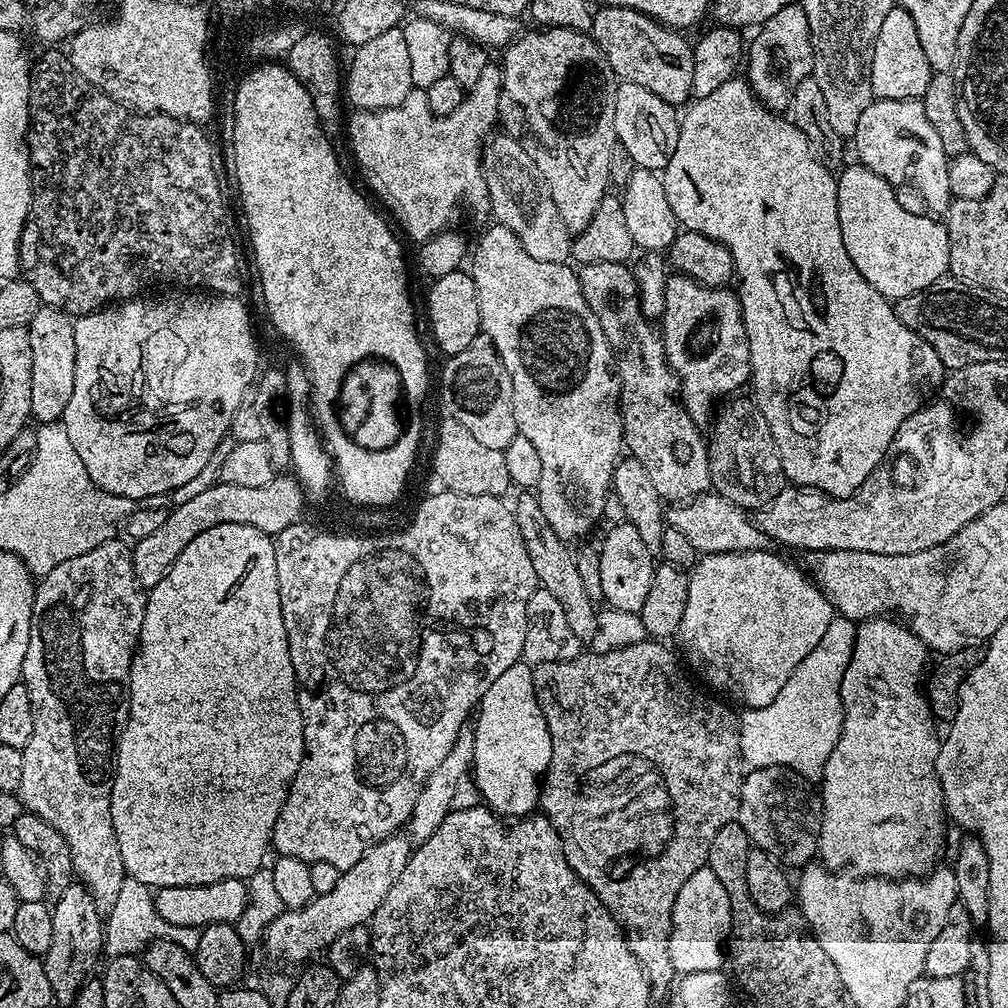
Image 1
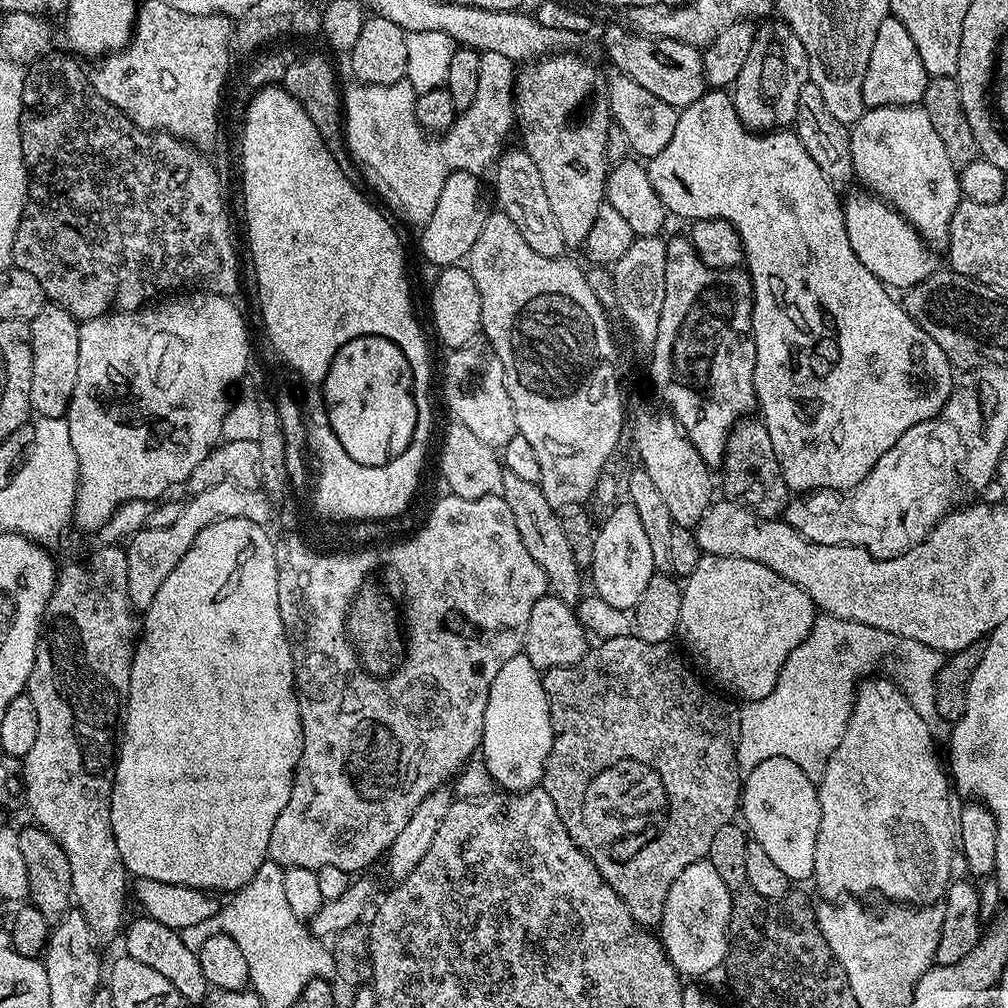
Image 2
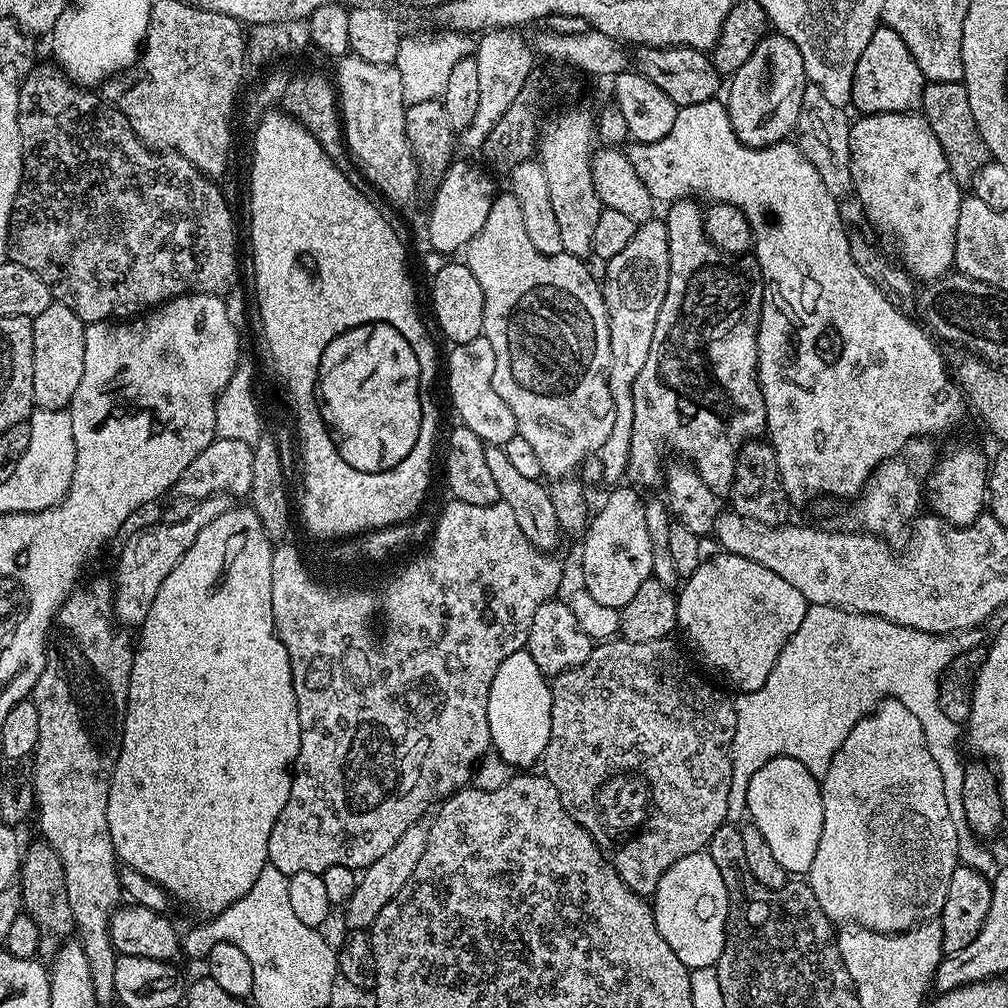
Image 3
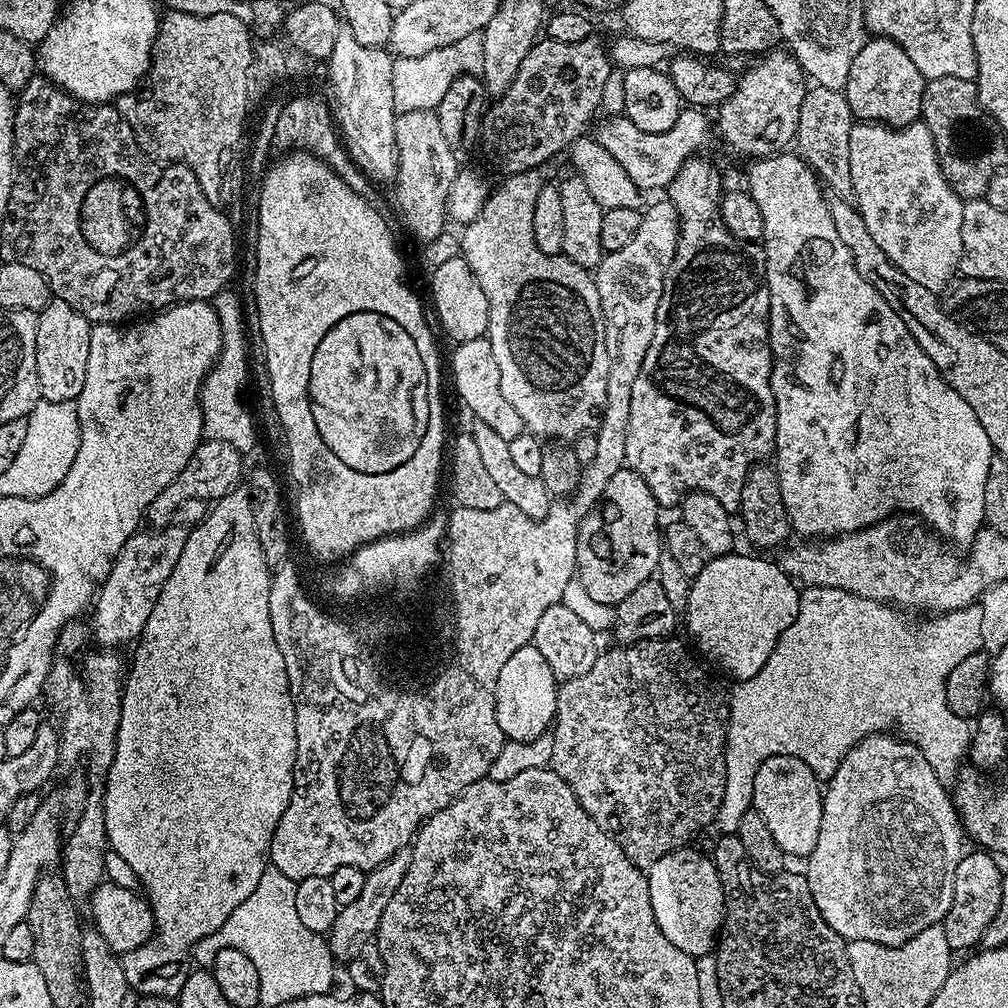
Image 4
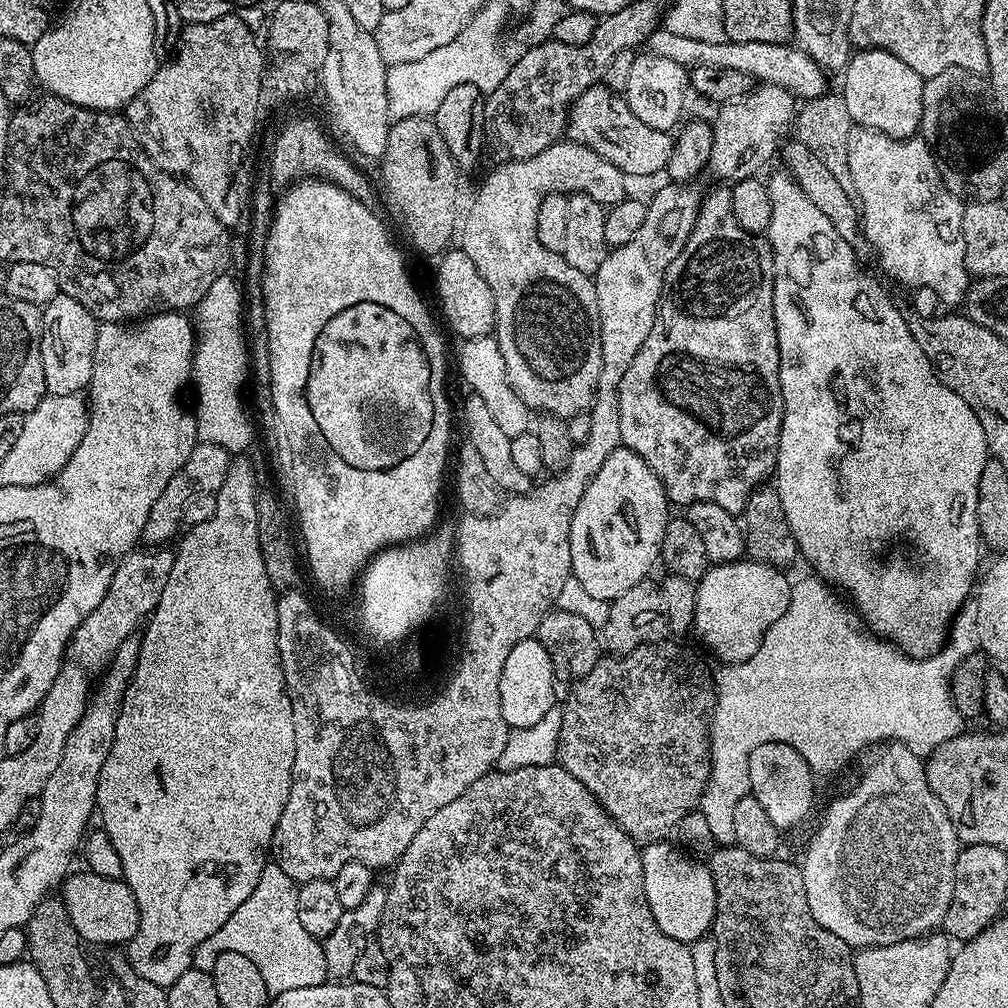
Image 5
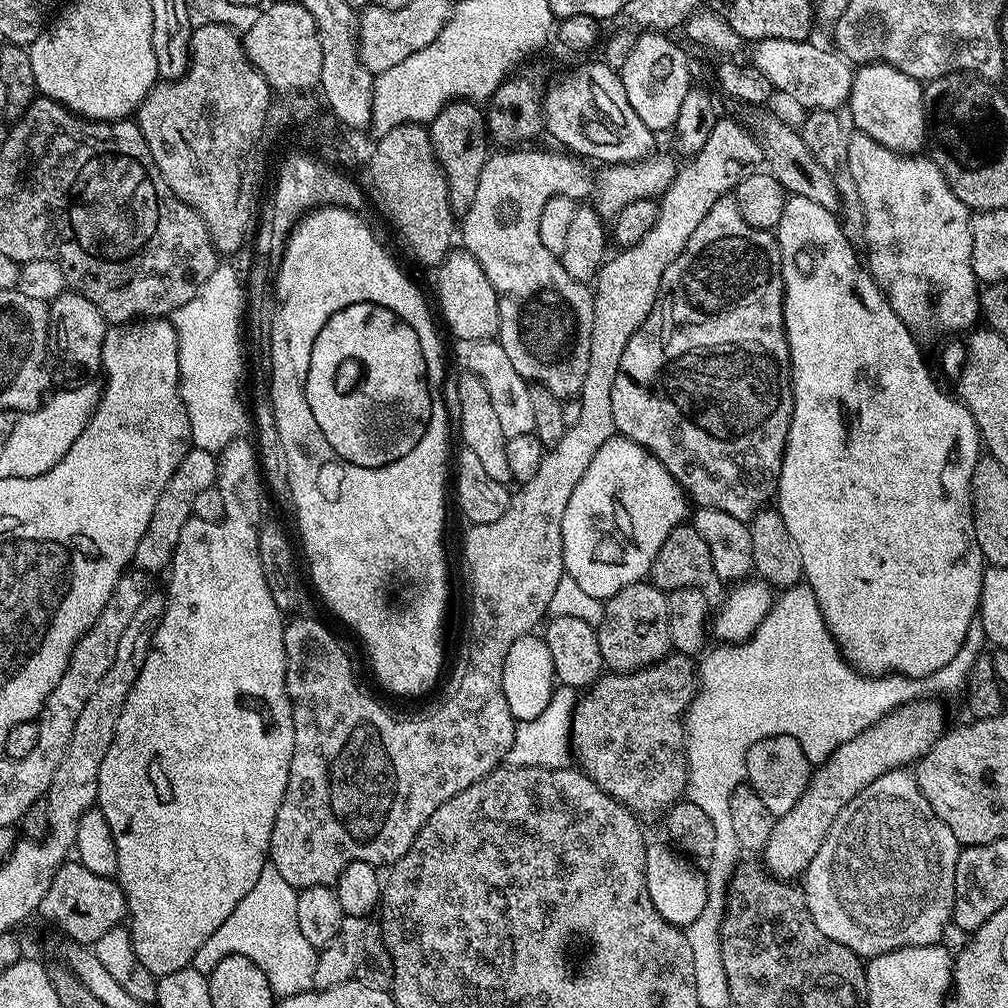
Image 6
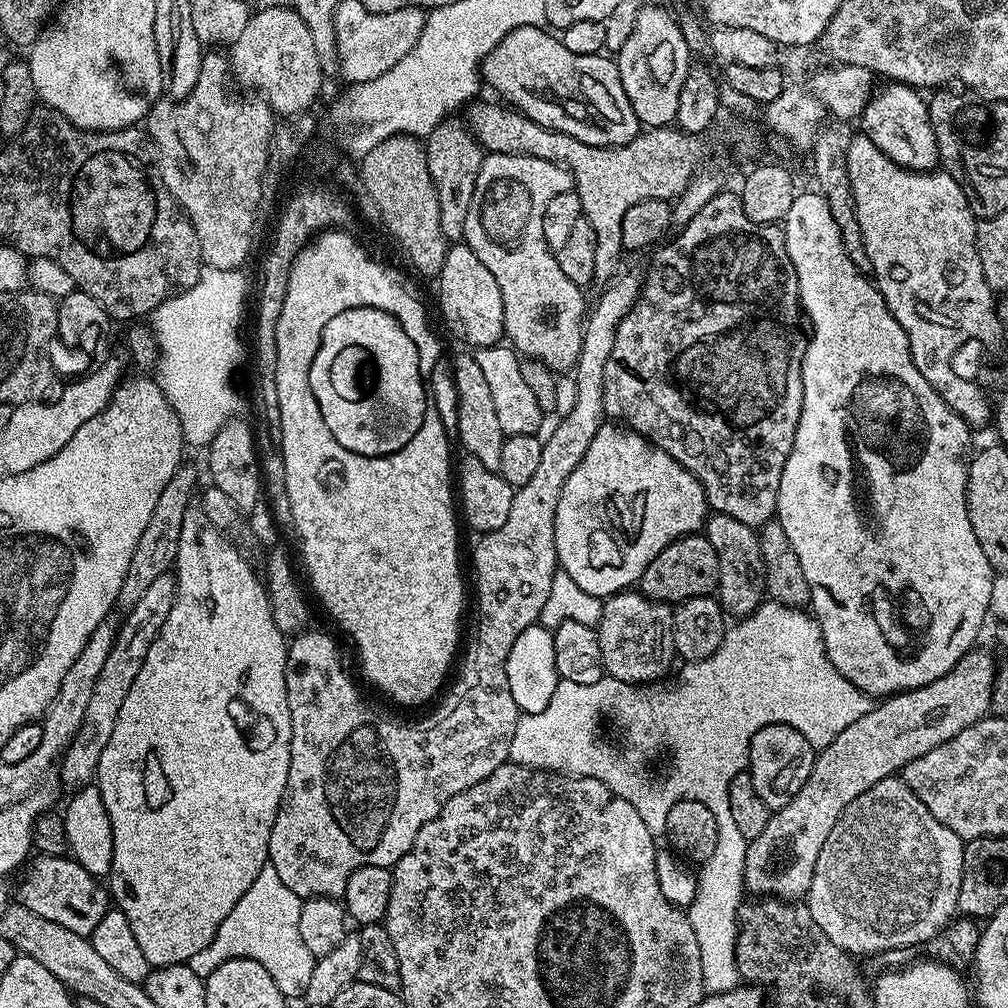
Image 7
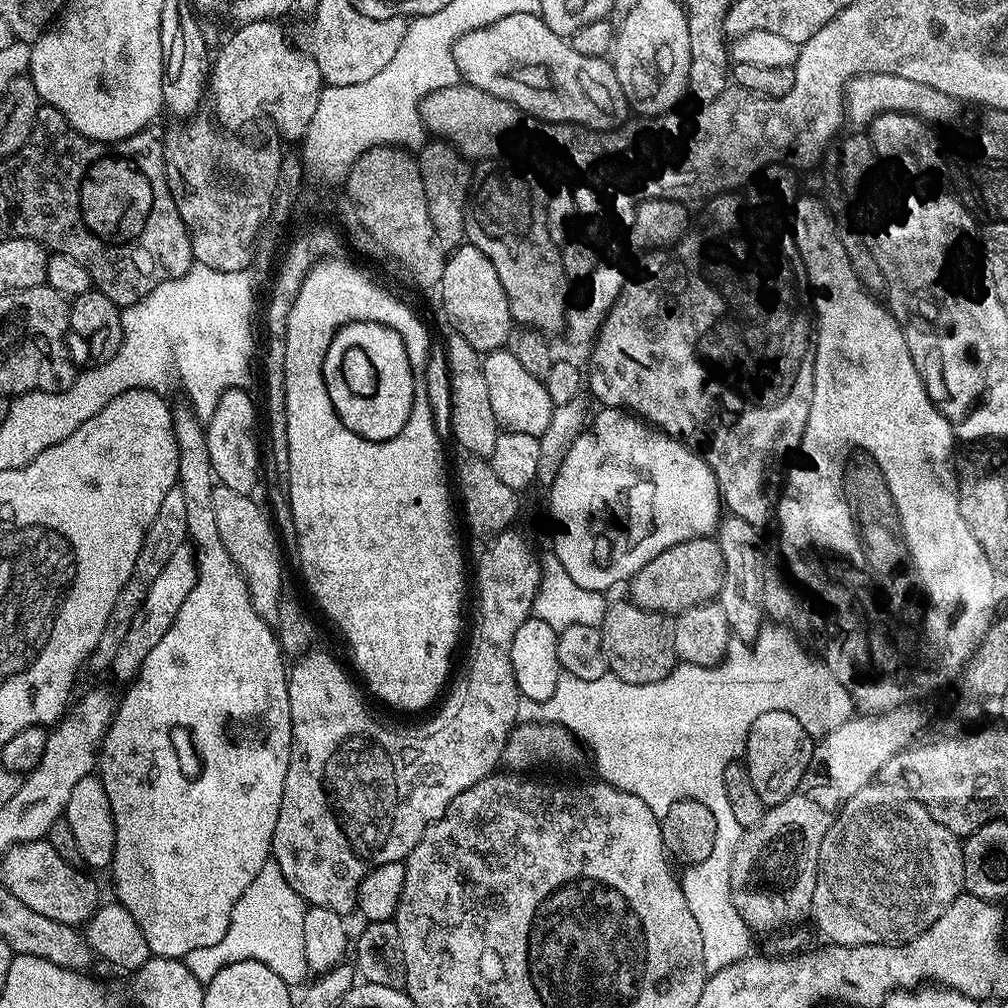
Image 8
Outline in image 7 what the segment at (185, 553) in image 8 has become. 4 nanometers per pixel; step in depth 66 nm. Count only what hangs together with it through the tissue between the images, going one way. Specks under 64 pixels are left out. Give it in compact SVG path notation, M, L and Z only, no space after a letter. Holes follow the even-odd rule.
M175 575L159 576L150 582L146 594L138 598L138 606L127 613L124 625L119 625L116 633L116 644L102 665L102 674L98 674L98 682L94 682L94 694L90 694L90 706L86 706L84 725L80 727L76 737L66 752L64 764L64 780L76 790L81 786L93 783L98 766L98 758L102 750L106 750L106 742L110 742L110 734L114 734L114 722L118 718L118 710L122 710L122 702L126 702L126 694L130 694L130 686L134 686L134 678L138 678L138 670L142 670L142 662L146 658L146 650L158 638L166 617L170 615L170 606L174 606L176 597Z

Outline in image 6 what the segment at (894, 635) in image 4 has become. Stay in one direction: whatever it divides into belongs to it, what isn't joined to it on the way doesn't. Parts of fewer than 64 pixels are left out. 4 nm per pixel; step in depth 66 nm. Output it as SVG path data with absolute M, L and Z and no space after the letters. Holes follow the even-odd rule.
M804 582L785 588L775 597L772 608L751 637L716 646L720 648L712 653L709 651L699 661L698 691L692 700L692 720L688 720L688 732L692 732L692 784L696 784L696 780L712 780L712 776L696 776L696 760L700 760L700 756L704 756L704 764L712 764L712 756L716 756L716 760L720 760L720 756L736 760L736 756L746 756L754 742L762 742L769 736L793 736L802 746L809 764L822 765L840 746L850 742L850 738L862 734L897 708L925 698L939 697L939 692L963 689L968 671L976 667L981 659L980 651L984 644L984 628L980 622L974 622L969 626L958 654L930 676L913 678L899 674L865 674L853 668L840 652L824 621L814 590ZM752 720L760 724L760 736L752 736L752 728L756 728Z

